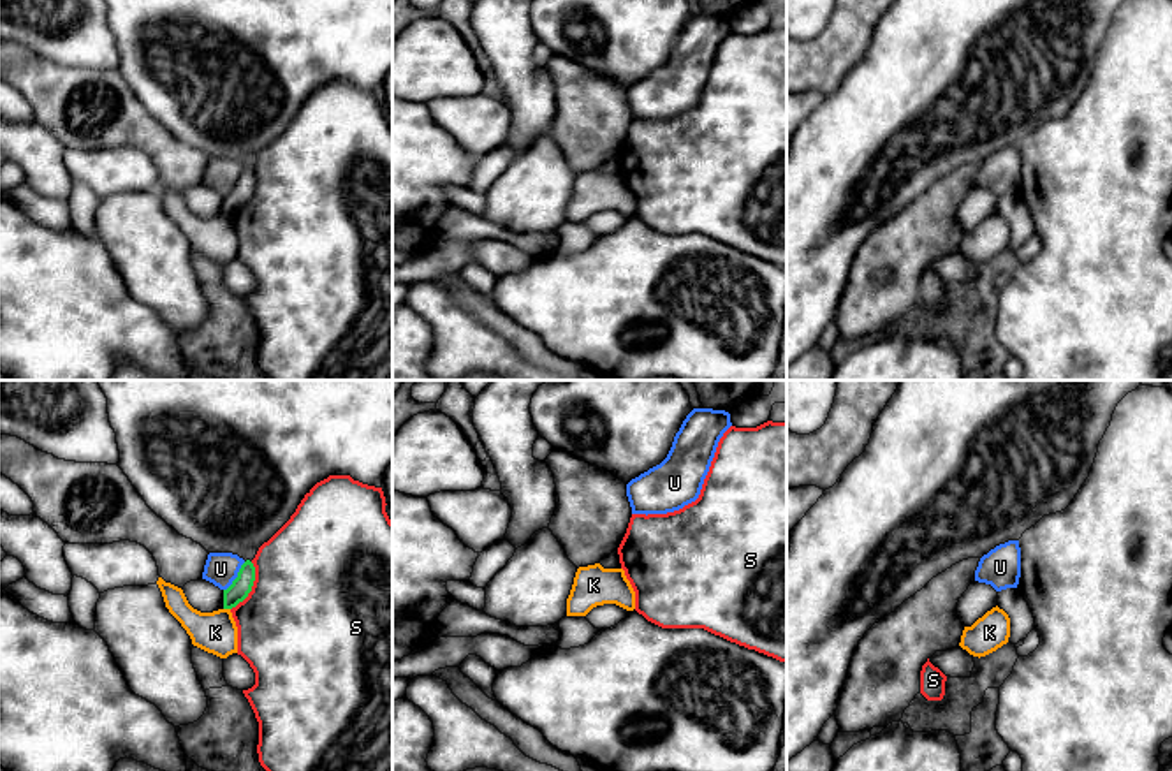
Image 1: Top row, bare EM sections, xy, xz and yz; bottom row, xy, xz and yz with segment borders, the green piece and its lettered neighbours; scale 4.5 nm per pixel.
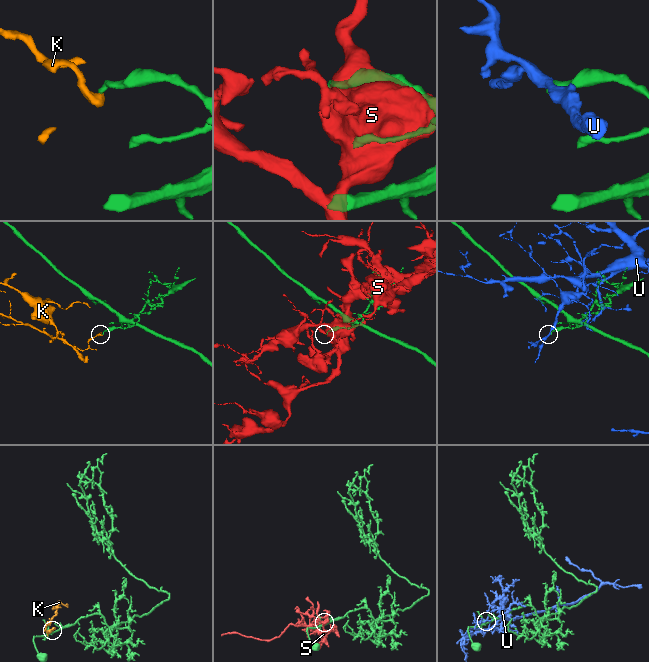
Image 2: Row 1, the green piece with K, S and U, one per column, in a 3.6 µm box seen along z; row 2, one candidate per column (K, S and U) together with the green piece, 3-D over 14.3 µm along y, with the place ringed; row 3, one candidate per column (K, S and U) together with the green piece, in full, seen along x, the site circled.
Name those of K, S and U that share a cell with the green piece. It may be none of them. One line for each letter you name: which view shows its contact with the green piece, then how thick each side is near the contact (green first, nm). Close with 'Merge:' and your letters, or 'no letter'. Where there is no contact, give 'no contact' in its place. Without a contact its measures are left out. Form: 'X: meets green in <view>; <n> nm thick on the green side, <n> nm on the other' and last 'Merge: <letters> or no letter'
Merge: no letter

